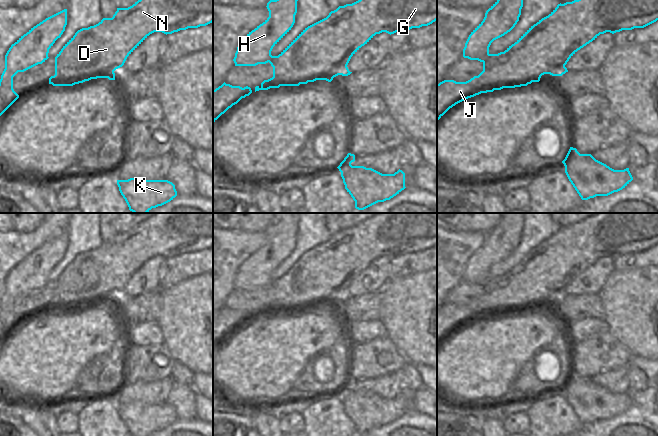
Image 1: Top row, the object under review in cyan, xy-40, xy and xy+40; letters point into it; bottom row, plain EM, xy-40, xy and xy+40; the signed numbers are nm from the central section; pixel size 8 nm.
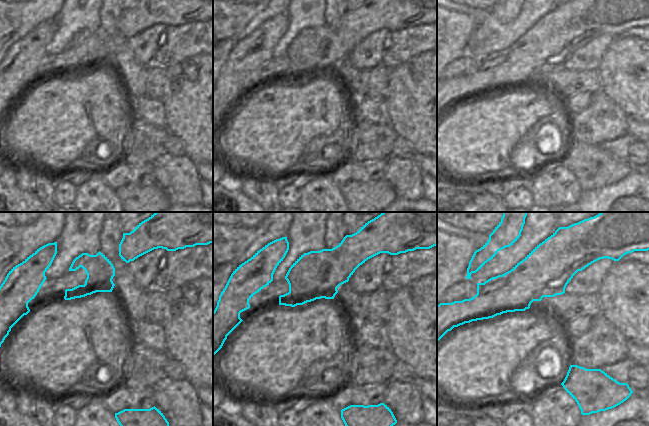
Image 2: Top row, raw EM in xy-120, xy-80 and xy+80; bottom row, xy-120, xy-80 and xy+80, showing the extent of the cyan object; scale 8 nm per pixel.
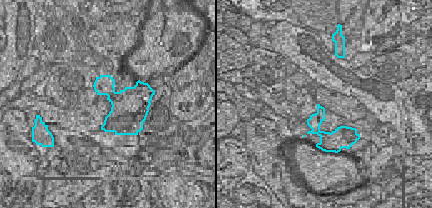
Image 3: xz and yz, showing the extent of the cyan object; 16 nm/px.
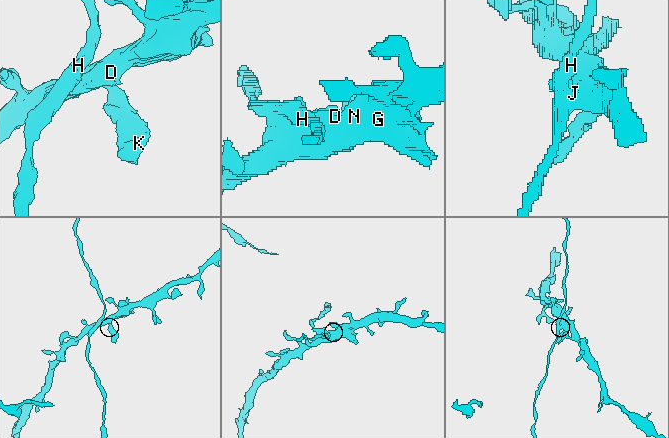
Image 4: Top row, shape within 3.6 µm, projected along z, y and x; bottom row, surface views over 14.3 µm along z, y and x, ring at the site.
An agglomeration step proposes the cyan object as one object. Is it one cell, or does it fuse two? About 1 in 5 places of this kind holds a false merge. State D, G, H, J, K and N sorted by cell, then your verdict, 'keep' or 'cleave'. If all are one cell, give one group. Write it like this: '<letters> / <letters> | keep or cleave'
D G J K N / H | cleave

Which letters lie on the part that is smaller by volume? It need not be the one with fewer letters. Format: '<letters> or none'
H

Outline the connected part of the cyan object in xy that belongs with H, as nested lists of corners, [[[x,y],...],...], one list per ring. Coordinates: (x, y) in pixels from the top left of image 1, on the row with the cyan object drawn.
[[[270,0],[267,3],[269,17],[241,40],[233,59],[235,66],[256,66],[271,60],[273,47],[295,23],[297,1]]]

